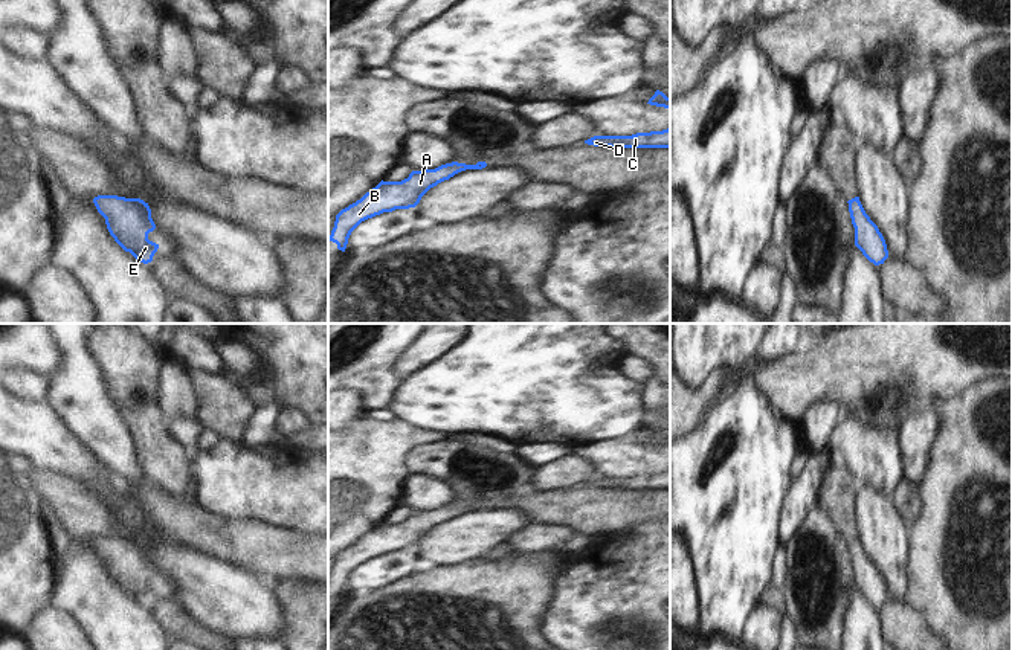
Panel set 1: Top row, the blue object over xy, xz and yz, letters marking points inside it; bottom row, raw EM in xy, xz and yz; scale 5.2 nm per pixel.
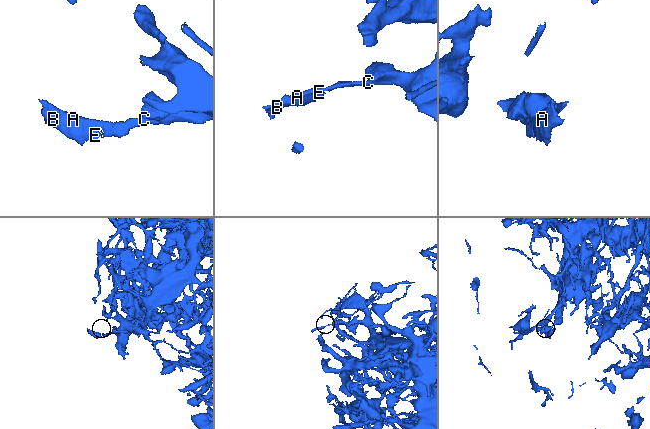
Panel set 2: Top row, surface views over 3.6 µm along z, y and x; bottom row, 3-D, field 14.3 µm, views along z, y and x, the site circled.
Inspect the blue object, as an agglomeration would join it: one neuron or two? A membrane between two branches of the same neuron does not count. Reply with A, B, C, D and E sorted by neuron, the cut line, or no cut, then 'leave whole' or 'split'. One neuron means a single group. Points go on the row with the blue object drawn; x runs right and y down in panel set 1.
groups A B C D E; cut none; leave whole

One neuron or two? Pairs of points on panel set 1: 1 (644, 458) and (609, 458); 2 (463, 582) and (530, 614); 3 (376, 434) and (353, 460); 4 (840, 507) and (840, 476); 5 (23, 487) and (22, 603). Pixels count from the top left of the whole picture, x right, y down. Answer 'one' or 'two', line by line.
1: one
2: one
3: one
4: one
5: one

